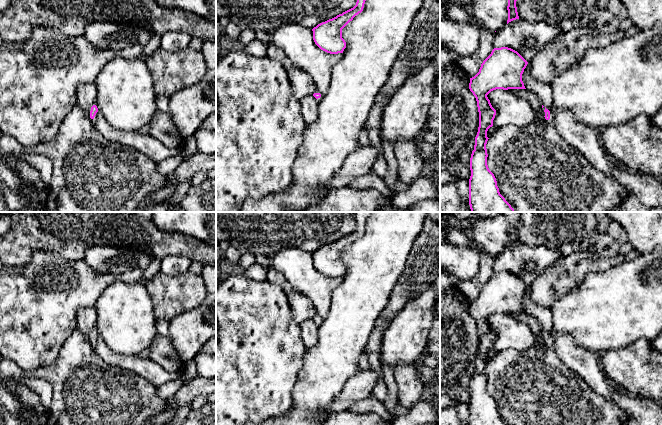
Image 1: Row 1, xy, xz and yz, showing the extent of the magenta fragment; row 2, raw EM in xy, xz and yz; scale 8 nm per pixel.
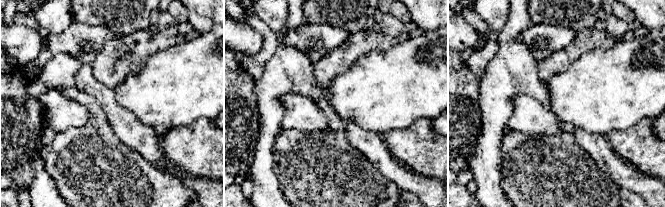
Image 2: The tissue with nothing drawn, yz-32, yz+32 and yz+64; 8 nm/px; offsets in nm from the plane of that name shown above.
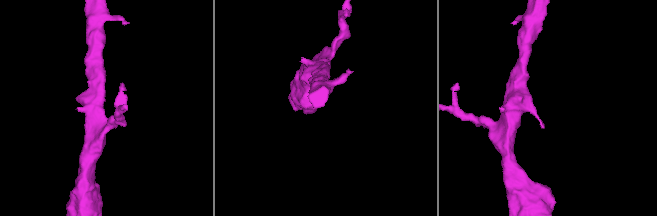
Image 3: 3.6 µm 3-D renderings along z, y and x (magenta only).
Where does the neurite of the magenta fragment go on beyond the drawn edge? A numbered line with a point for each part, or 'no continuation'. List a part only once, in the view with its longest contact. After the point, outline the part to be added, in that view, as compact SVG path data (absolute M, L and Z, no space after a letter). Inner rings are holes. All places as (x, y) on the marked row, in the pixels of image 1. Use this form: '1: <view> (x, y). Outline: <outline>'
1: yz (551, 121). Outline: M543 107L542 110L541 110L541 115L542 115L543 120L544 120L546 123L548 123L549 125L553 125L553 126L554 126L555 121L554 121L554 116L553 116L553 114L550 112L550 119L549 119L549 120L546 120L545 117L544 117L544 116L545 116L544 110L545 110L545 107Z

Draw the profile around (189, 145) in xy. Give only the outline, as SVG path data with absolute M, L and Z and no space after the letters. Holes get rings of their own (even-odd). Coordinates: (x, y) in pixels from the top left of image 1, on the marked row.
M191 136L189 138L187 138L182 145L184 152L186 154L187 157L191 157L194 154L198 153L198 149L196 146L196 141L194 136Z

